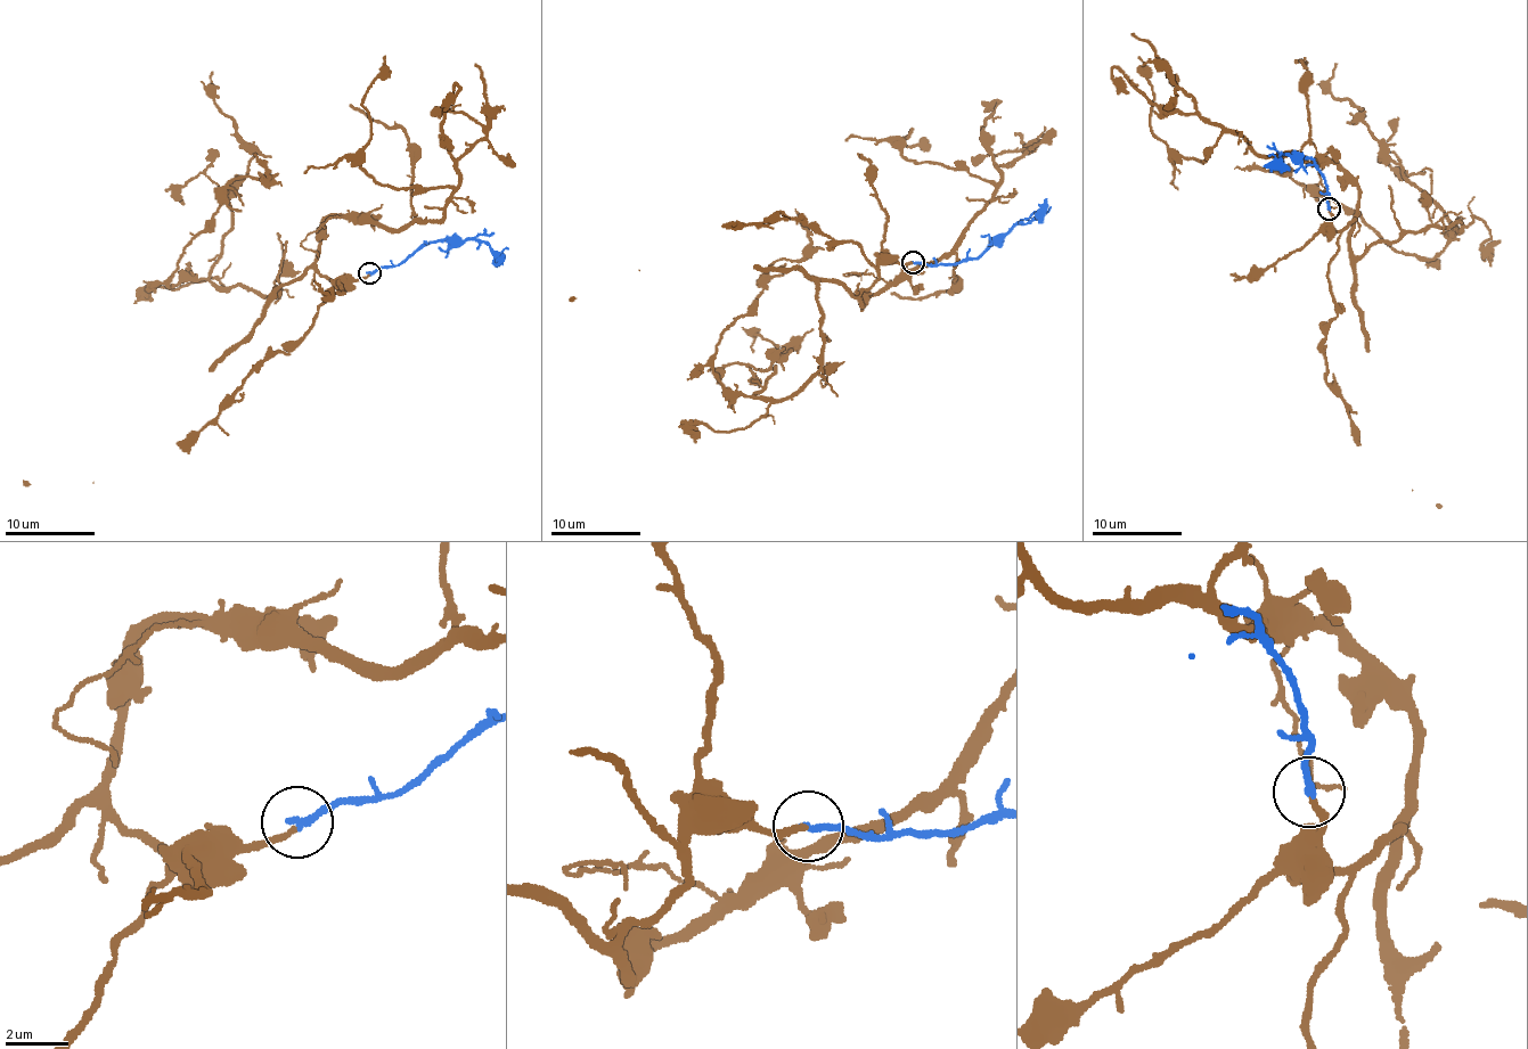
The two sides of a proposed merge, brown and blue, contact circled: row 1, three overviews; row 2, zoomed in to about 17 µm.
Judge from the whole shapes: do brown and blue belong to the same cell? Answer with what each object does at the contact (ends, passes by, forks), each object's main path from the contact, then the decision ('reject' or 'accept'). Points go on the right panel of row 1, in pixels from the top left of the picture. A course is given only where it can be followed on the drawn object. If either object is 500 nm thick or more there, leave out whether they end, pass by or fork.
brown ends | blue ends | brown via (1329, 210), (1338, 231), (1355, 216), (1355, 255), (1460, 232), (1432, 260), (1403, 254), (1290, 170), (1234, 167) | blue via (1329, 209), (1328, 185), (1314, 158), (1297, 153), (1281, 155), (1281, 152), (1281, 157), (1263, 167) | accept

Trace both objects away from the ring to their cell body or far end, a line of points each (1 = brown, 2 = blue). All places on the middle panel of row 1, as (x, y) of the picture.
1: (913, 262), (819, 283), (819, 369), (783, 400), (732, 394), (716, 344), (802, 255), (795, 209)
2: (913, 263), (949, 265), (978, 259), (1016, 223), (1032, 220), (1046, 197)

